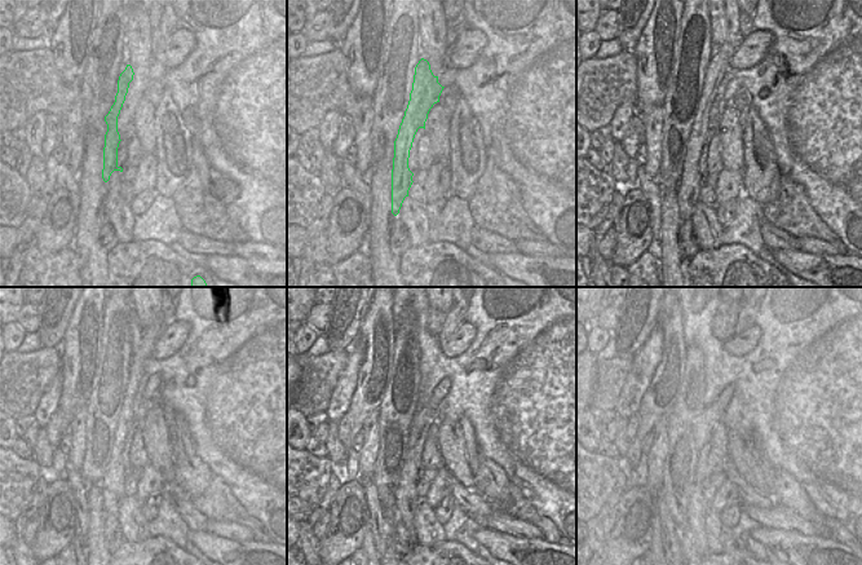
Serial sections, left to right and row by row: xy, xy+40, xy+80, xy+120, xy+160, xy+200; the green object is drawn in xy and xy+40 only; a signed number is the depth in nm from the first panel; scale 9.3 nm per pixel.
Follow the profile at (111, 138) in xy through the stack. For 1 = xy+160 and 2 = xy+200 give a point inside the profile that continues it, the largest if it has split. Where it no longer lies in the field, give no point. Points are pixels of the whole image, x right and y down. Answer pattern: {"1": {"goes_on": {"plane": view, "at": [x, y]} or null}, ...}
{"1": {"goes_on": {"plane": "xy+160", "at": [406, 499]}}, "2": {"goes_on": {"plane": "xy+200", "at": [697, 510]}}}

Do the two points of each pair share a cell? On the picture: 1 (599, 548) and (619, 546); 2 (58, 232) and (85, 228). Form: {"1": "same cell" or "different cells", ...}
{"1": "different cells", "2": "different cells"}

